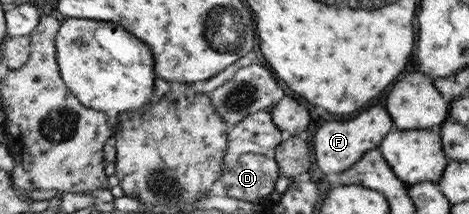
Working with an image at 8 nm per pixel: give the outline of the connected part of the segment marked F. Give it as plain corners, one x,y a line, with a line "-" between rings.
379,106
359,112
358,115
347,121
325,121
313,135
315,163
321,173
325,175
341,173
351,167
367,150
378,148
379,142
392,129
391,116
385,109
379,109

